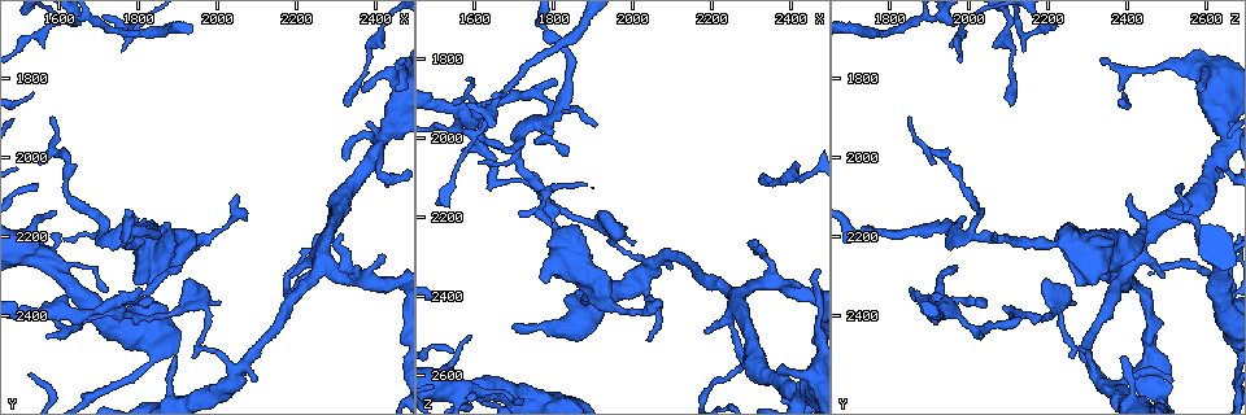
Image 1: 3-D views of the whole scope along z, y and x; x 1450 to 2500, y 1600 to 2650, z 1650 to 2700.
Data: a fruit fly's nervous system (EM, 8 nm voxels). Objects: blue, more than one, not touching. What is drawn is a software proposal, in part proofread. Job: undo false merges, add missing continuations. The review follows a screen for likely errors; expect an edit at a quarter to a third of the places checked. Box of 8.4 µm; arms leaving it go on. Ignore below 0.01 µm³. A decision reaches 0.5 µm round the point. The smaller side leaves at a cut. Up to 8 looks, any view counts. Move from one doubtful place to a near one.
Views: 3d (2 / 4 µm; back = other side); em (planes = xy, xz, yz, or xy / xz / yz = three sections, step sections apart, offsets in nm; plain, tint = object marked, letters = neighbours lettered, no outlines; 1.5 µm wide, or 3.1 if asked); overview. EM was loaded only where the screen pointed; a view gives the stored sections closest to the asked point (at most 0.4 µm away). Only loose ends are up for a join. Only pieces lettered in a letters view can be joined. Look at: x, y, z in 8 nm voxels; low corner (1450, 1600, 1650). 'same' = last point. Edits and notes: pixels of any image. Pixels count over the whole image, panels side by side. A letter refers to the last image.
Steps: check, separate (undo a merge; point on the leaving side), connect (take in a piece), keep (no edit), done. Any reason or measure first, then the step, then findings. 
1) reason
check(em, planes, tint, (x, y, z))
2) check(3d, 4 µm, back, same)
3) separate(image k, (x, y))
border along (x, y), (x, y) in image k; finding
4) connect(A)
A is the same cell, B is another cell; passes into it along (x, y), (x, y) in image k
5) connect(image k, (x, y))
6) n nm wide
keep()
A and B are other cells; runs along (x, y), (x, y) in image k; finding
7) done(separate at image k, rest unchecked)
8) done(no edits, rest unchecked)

narrows sharply
check(3d, 4 µm, (1805, 2215, 2215))

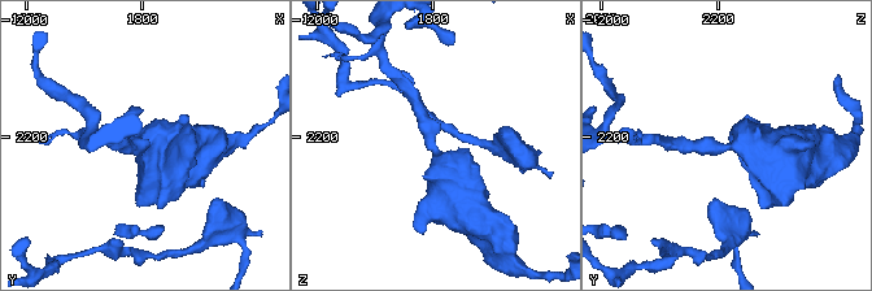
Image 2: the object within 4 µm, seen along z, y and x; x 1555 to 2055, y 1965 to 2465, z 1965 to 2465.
arms of 170, 650 nm
check(em, yz, step 4, letters, (1795, 2210, 2210))

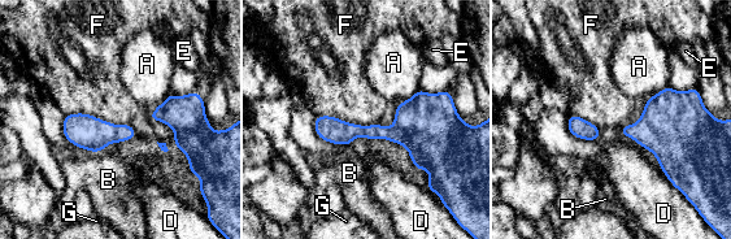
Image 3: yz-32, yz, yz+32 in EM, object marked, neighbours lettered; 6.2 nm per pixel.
F touches over 420 nm
keep()
A, B, D, E, F and G are other cells; border along (65, 113), (90, 113), (130, 124) in image 3; all the same cell

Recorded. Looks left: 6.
an open end
check(3d, 4 µm, (2325, 1870, 2110))

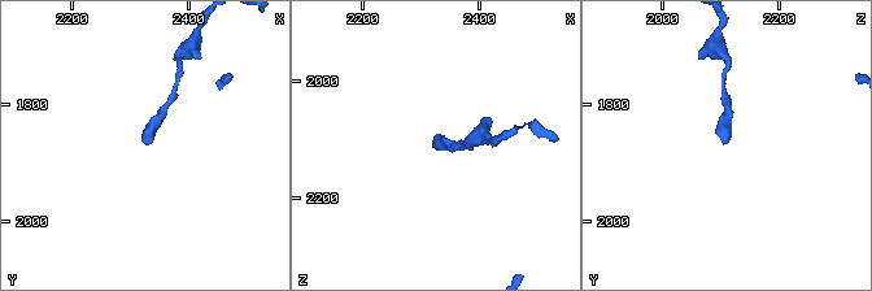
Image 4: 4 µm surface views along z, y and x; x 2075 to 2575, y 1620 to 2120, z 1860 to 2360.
need the tissue
check(em, planes, letters, (2320, 1865, 2105))

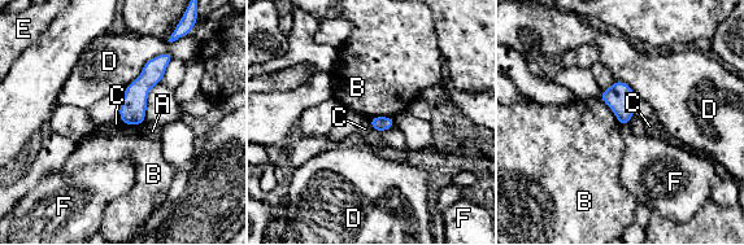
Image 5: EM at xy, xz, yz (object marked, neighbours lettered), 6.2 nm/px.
100 nm wide; D touches over 360 nm
keep()
A, B, C, D, E and F are other cells; no lettered piece goes on from it

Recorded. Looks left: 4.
tapers out
check(em, yz, step 4, tint, (1895, 2275, 1970))

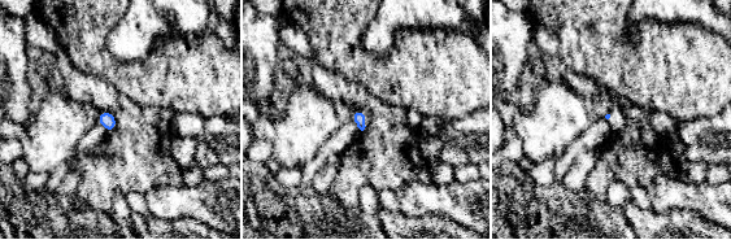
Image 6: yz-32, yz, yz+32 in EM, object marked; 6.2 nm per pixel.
check(em, xy, step 8, letters, same)

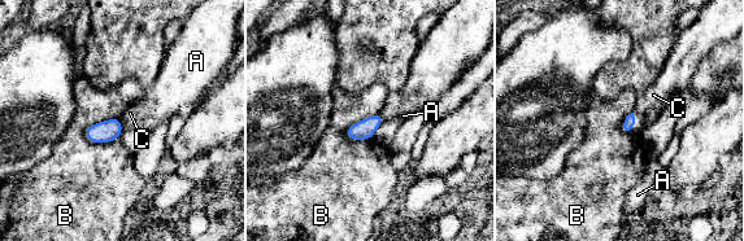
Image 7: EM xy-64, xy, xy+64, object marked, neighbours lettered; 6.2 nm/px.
keep()
A, B and C are other cells; border along (118, 117), (90, 125), (83, 136) in image 7; none of them fits

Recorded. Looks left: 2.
done(no edits, rest unchecked)

